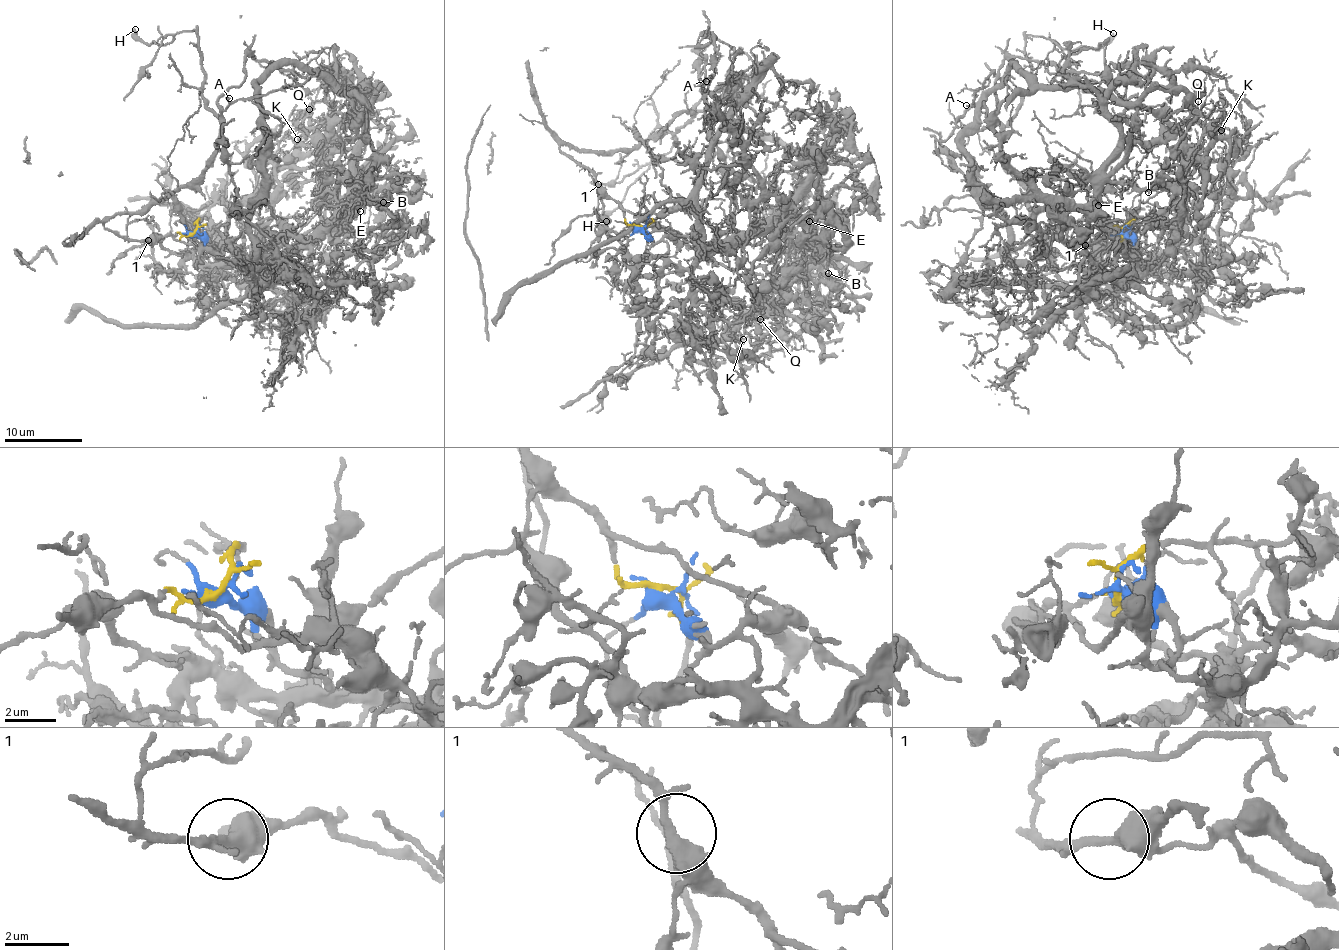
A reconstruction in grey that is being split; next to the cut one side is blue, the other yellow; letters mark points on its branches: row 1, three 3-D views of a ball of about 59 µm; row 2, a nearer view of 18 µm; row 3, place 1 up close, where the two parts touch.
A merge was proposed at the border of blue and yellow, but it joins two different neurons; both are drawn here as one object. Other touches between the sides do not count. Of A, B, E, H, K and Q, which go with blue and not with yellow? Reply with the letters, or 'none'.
B, E, K, Q

